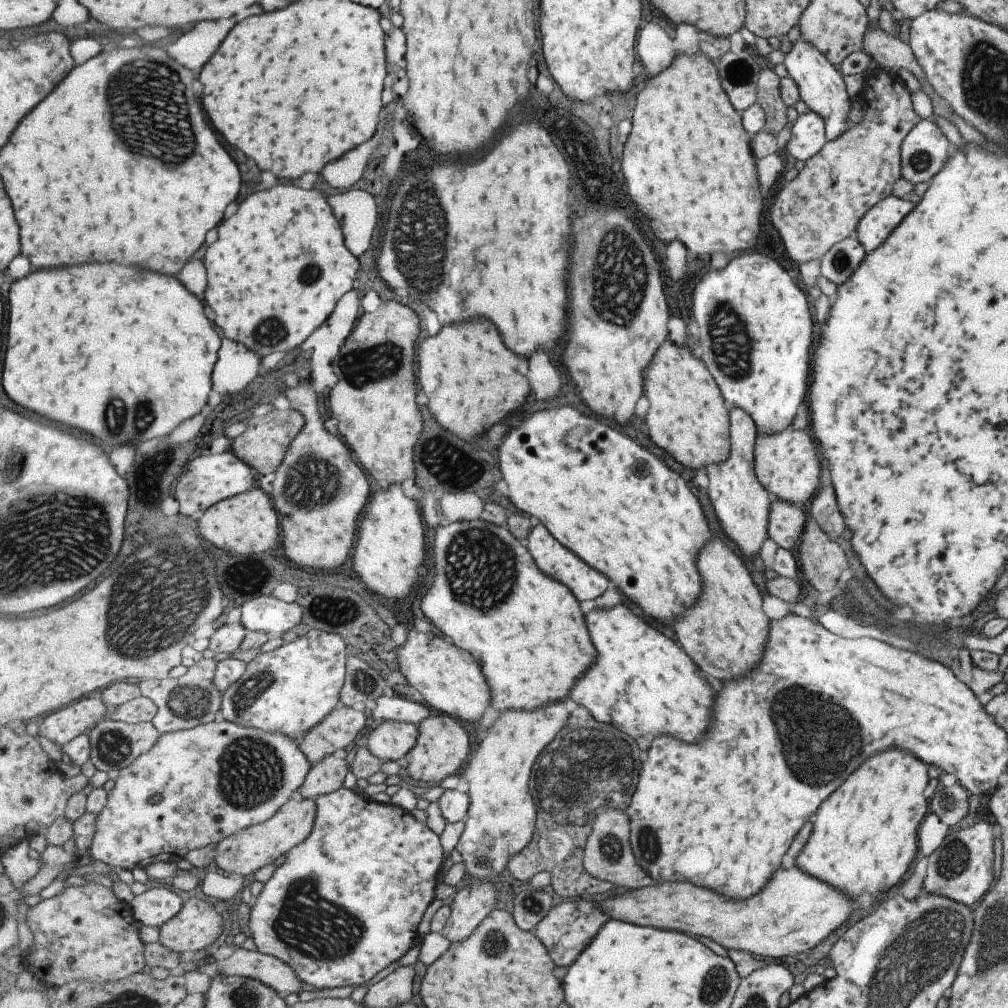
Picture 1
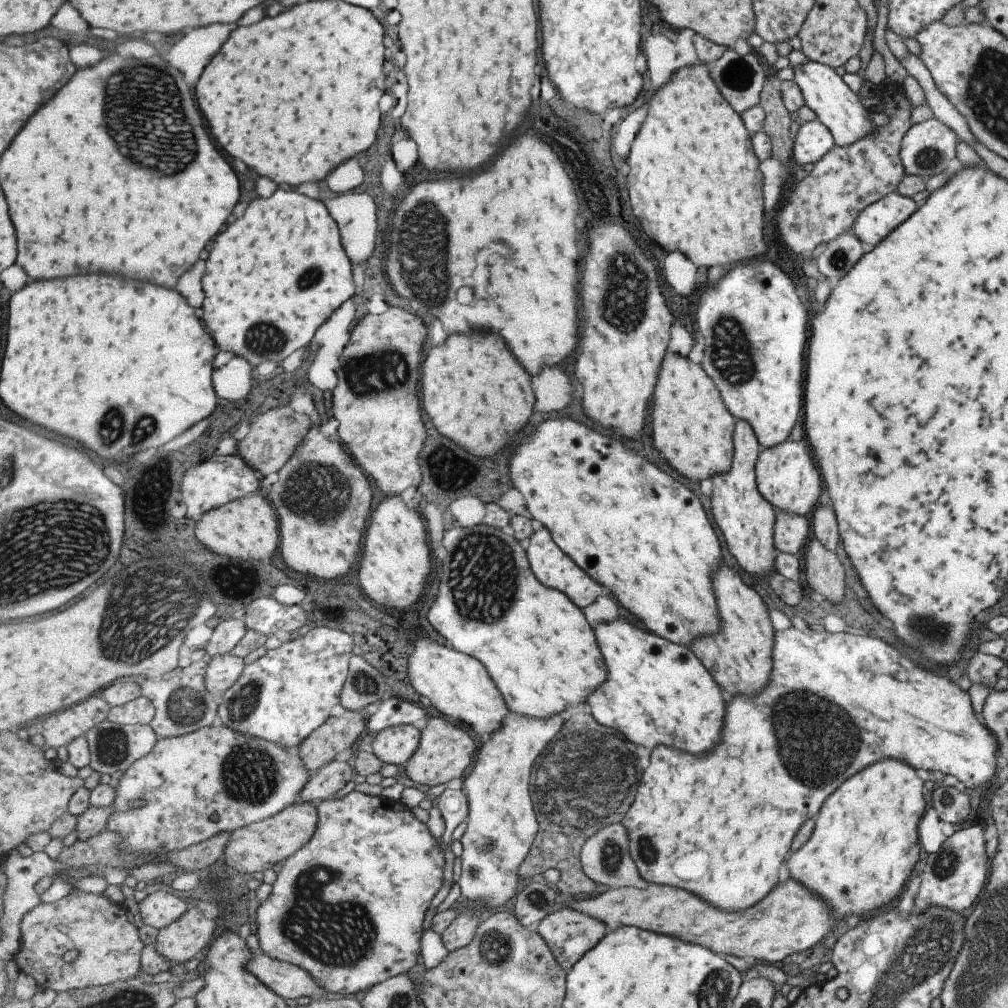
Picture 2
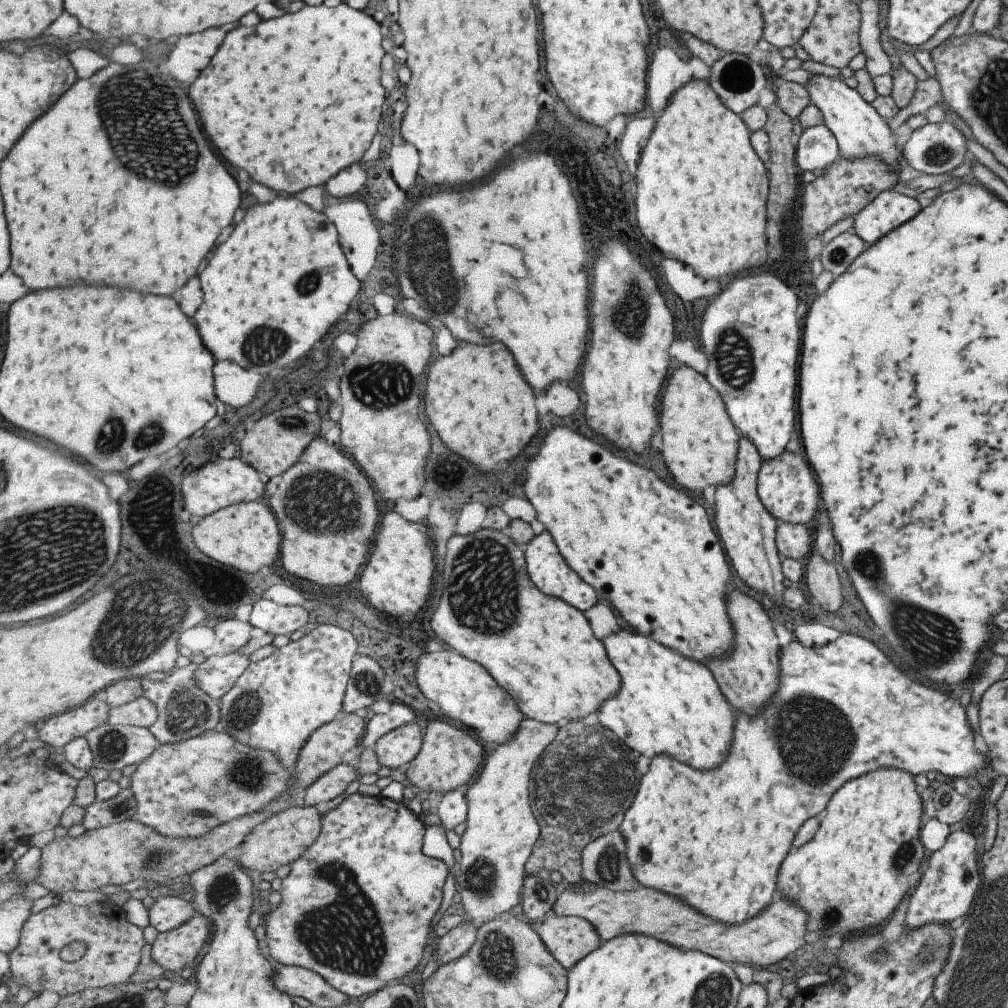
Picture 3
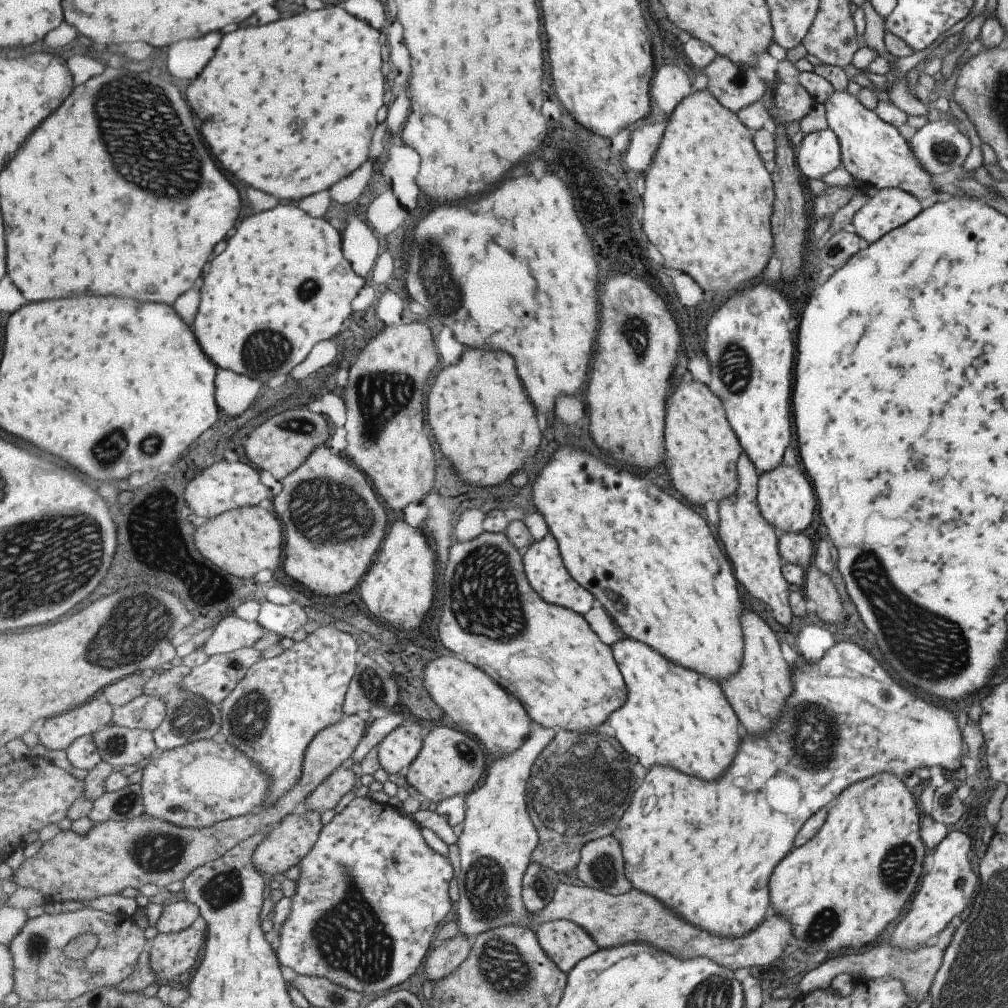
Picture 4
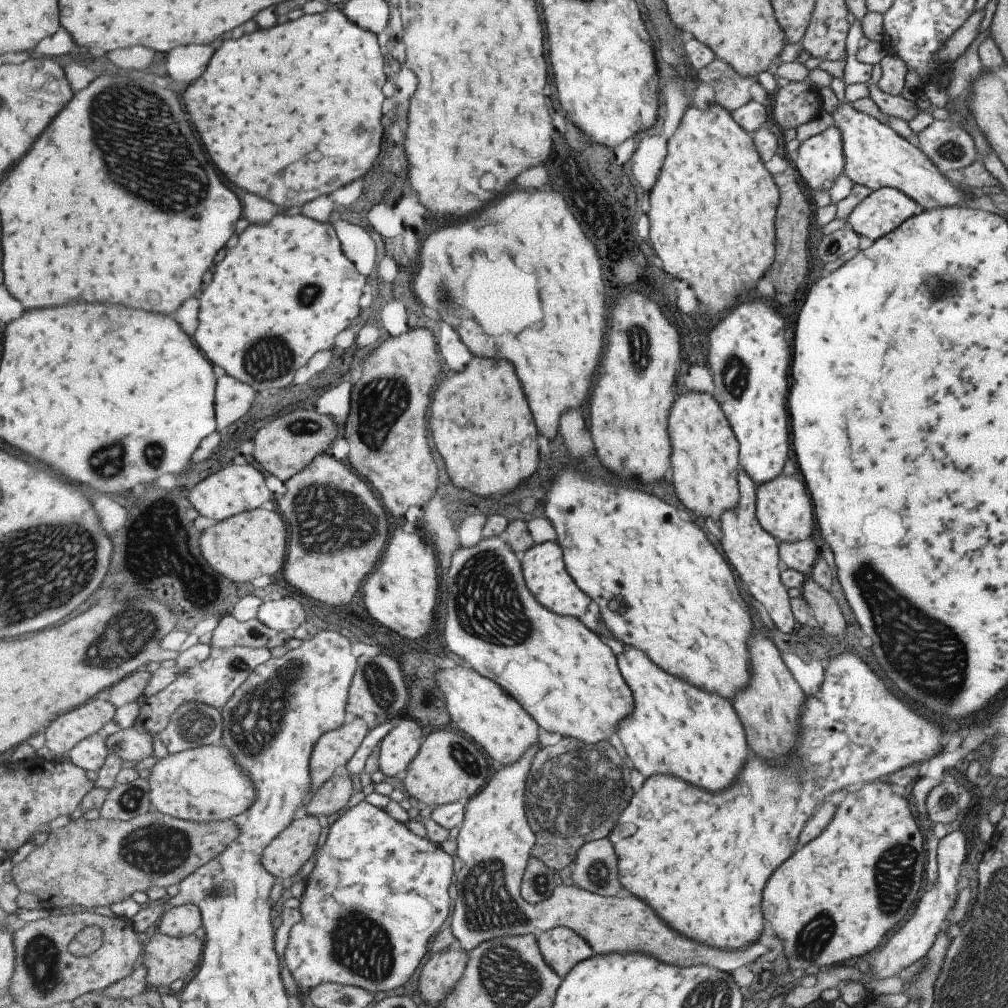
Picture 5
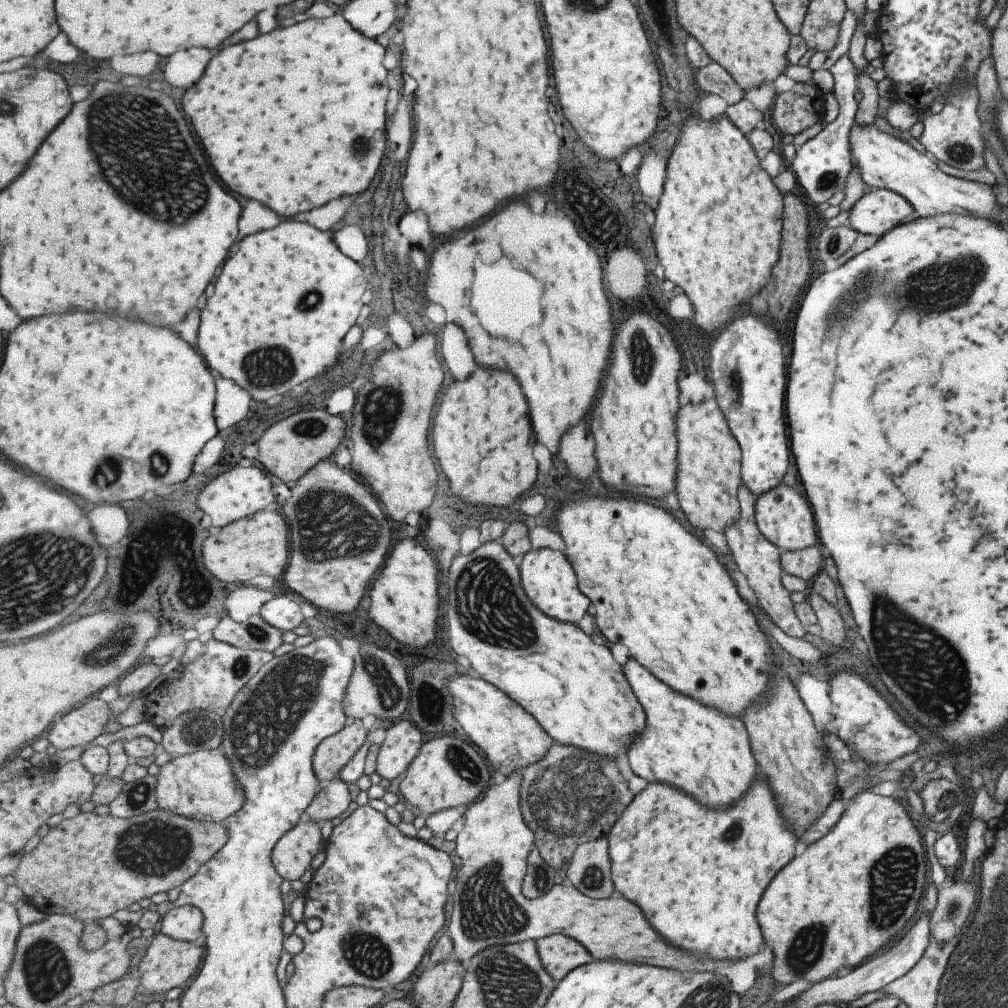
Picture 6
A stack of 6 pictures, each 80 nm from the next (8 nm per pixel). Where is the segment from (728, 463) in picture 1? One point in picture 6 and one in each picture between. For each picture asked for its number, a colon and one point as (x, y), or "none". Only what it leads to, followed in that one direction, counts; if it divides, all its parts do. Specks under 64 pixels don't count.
2: (745, 519)
3: (747, 529)
4: (750, 542)
5: (751, 549)
6: (756, 558)

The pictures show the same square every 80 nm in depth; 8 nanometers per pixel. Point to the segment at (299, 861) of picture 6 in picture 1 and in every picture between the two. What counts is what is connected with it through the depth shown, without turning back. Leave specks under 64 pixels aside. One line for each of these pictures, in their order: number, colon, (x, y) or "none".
1: (260, 845)
2: (262, 845)
3: (282, 839)
4: (291, 840)
5: (284, 857)

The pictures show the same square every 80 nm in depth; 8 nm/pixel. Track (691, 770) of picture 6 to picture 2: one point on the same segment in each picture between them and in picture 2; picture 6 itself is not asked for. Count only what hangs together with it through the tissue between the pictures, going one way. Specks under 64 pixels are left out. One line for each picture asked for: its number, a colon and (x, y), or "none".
2: (658, 692)
3: (669, 704)
4: (675, 717)
5: (678, 729)

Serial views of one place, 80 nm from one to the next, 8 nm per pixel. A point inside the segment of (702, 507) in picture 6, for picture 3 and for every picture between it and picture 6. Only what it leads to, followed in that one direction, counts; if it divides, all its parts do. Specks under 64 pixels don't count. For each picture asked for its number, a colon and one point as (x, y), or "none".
3: (700, 440)
4: (704, 452)
5: (706, 468)

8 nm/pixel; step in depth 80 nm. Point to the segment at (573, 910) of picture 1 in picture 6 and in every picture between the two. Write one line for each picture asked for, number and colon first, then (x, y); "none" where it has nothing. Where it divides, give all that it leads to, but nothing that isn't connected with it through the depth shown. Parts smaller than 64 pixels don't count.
2: (571, 934)
3: (570, 939)
4: (567, 943)
5: (564, 949)
6: (561, 954)

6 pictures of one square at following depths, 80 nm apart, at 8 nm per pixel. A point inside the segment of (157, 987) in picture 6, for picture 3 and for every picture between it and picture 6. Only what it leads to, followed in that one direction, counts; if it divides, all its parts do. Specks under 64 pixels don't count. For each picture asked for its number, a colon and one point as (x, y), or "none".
3: (176, 949)
4: (172, 954)
5: (168, 958)

